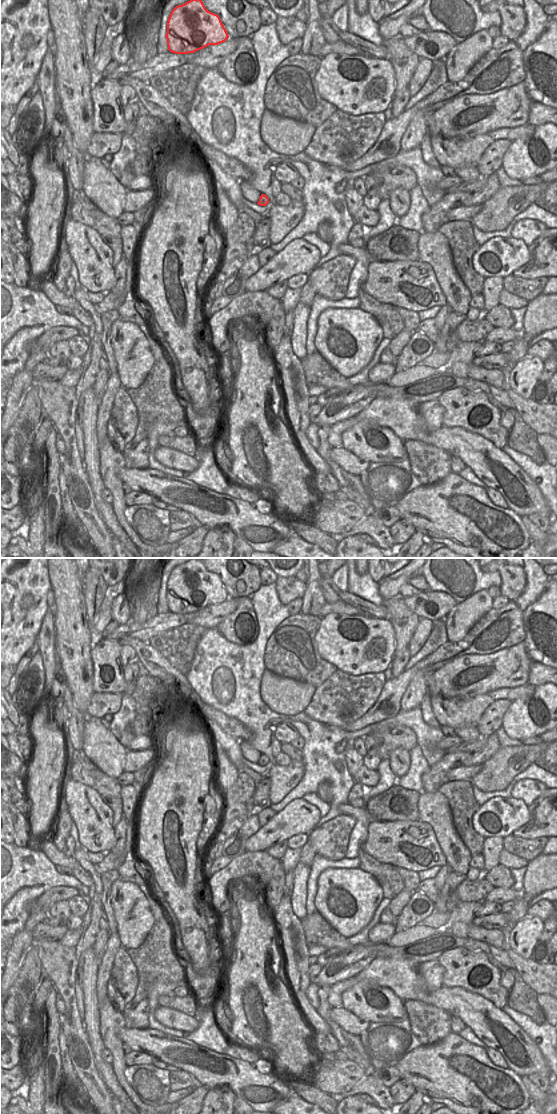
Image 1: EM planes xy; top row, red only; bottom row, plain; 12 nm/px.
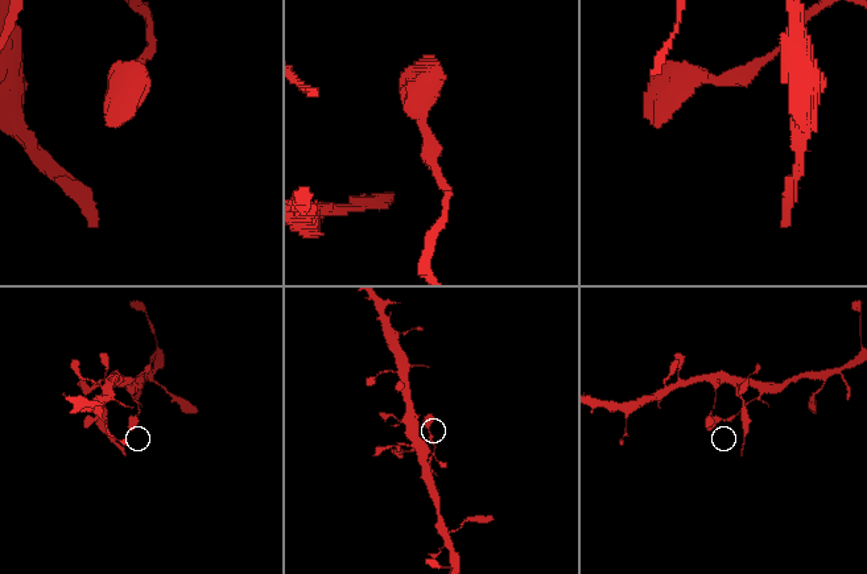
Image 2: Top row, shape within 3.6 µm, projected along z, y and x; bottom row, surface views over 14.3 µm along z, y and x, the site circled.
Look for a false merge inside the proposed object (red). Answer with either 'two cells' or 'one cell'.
one cell

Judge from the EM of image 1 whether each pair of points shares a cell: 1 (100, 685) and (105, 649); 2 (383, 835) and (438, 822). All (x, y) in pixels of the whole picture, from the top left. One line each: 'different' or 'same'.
1: same
2: different

